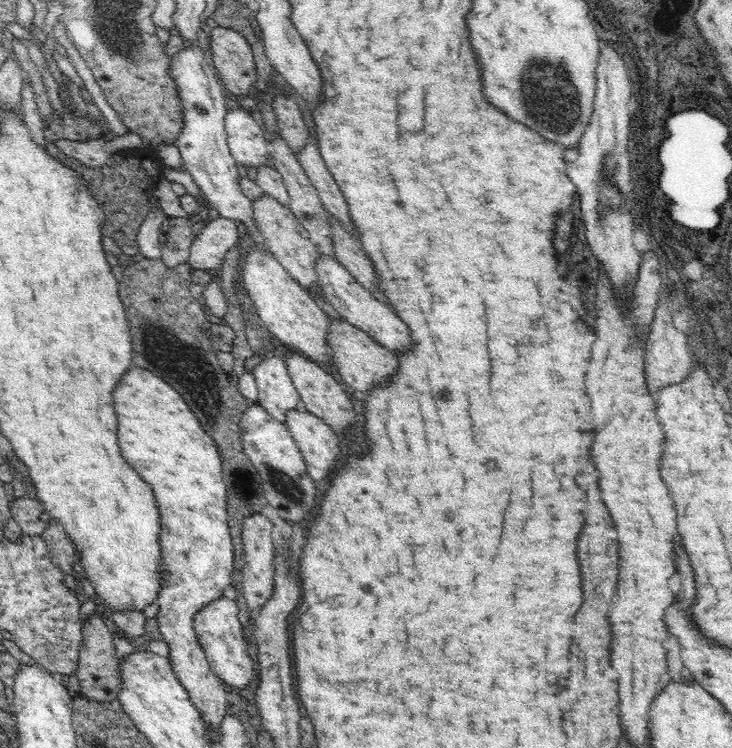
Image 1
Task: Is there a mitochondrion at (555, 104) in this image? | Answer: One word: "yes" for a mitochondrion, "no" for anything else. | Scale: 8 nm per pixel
yes

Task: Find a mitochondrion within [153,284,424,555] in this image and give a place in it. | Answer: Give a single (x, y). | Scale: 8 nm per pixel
(291, 490)

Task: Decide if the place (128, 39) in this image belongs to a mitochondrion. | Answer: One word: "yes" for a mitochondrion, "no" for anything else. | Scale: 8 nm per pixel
yes

